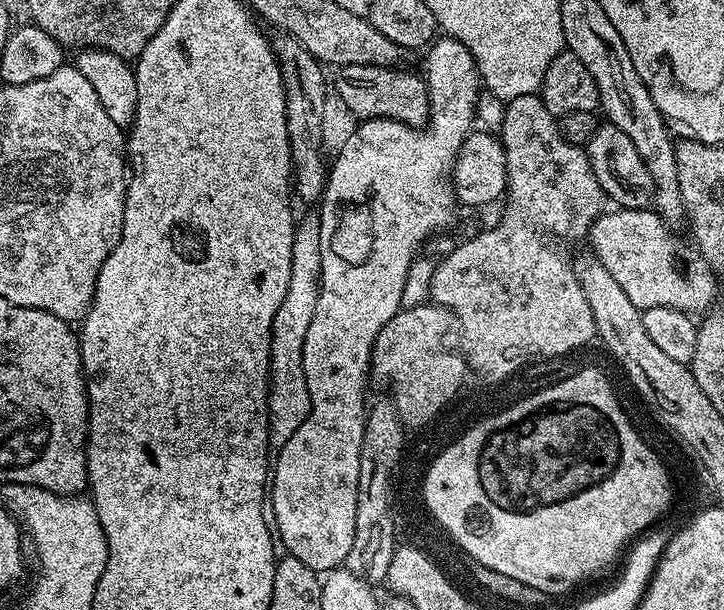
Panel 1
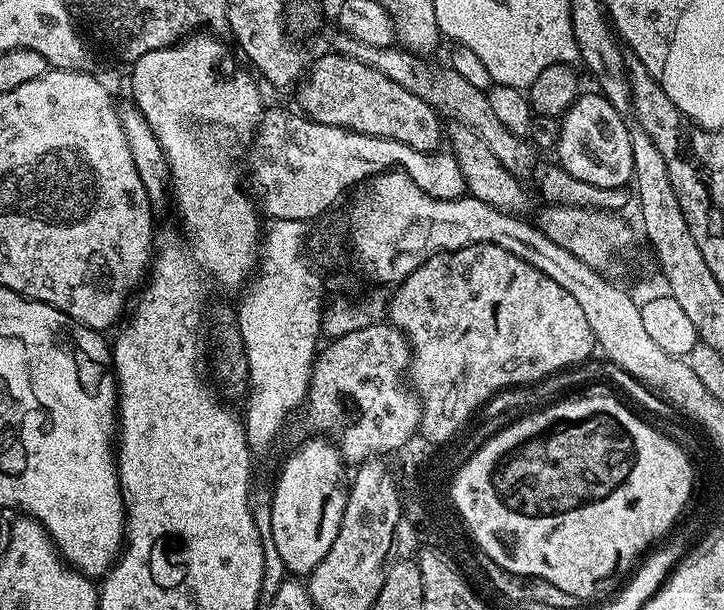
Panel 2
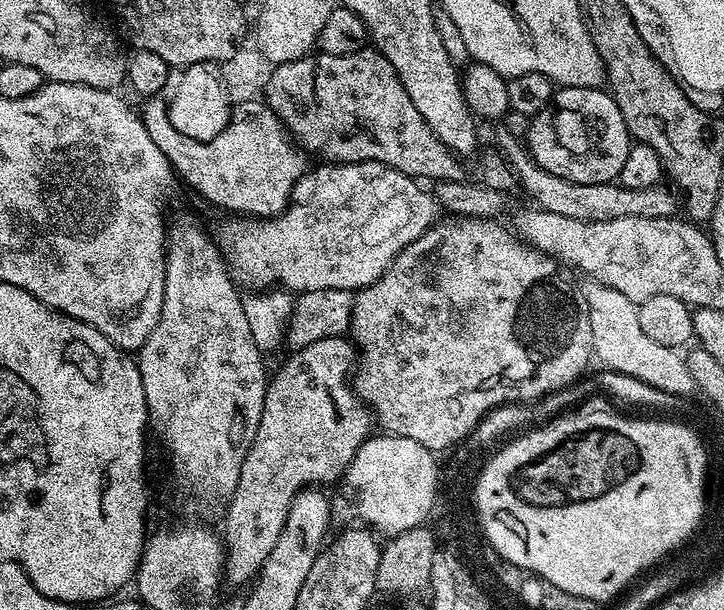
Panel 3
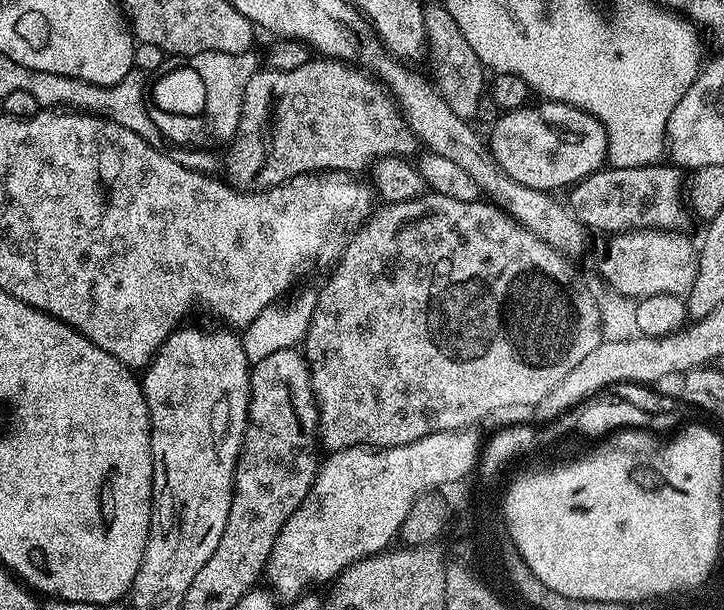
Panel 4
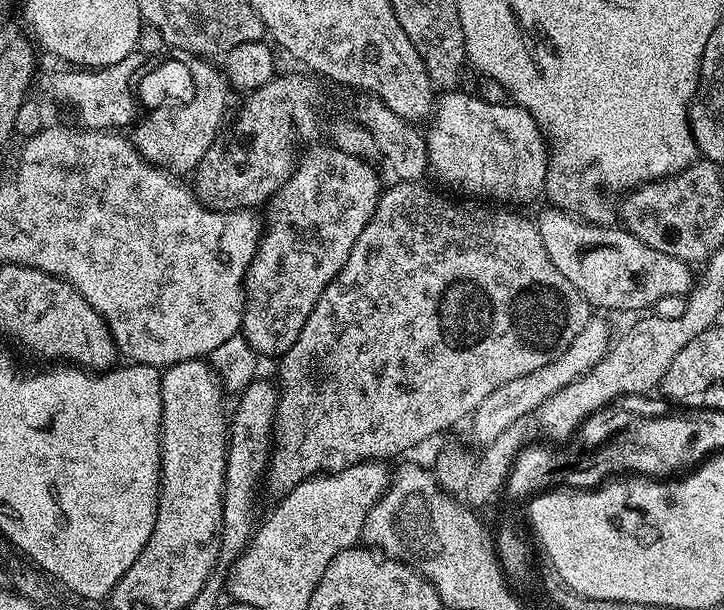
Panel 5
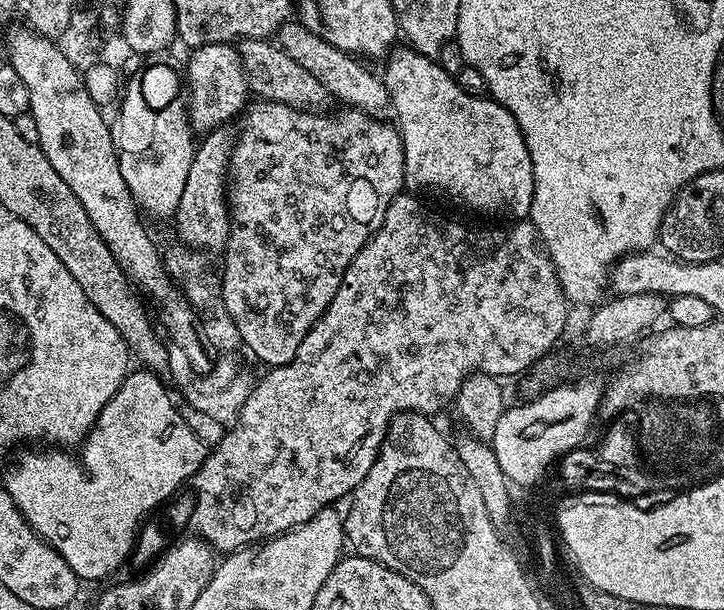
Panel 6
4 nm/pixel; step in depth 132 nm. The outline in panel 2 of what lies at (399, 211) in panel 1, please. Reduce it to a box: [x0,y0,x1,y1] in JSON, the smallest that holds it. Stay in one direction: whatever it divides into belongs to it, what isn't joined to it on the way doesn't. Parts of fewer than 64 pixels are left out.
[270,438,348,578]

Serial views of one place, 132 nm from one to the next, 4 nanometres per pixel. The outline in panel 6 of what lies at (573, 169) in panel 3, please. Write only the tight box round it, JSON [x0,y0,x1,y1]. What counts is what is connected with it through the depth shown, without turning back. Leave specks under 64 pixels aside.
[382,46,534,217]

